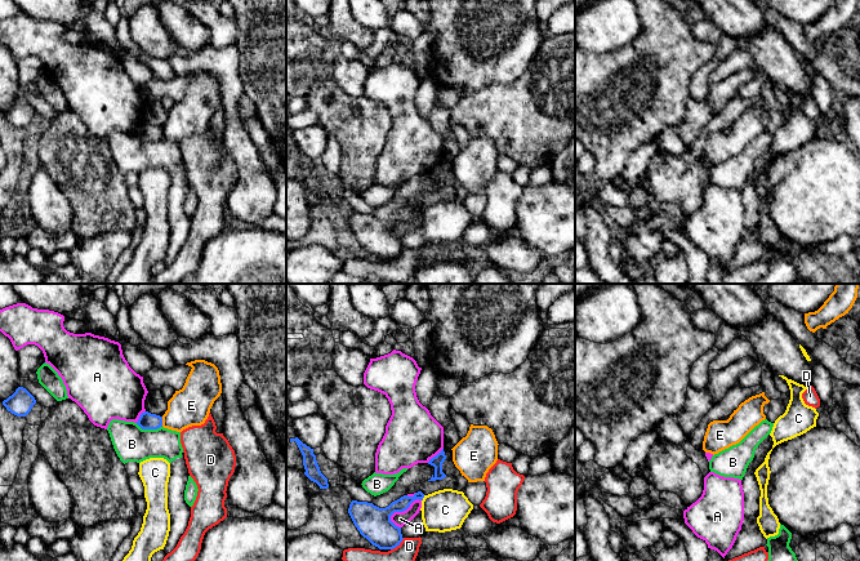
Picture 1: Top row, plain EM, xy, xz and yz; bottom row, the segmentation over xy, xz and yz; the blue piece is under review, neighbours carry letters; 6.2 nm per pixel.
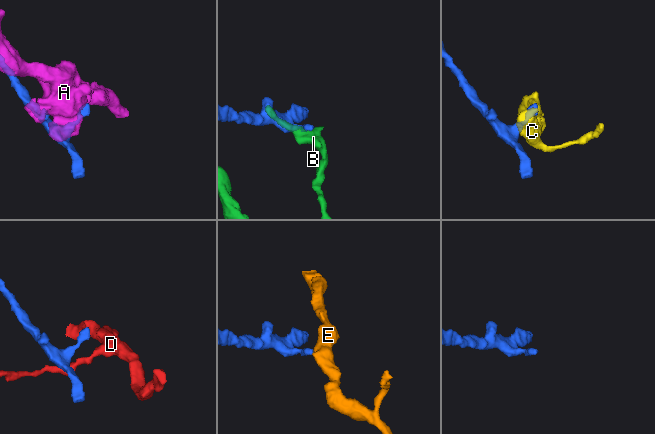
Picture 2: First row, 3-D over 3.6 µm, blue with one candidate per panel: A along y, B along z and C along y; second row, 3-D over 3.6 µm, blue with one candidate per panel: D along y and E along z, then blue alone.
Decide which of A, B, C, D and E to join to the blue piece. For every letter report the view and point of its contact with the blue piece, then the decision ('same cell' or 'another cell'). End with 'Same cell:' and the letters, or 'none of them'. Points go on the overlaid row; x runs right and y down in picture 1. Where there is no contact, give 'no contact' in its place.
A: contact xz (404, 510); another cell
B: contact xy (148, 428); another cell
C: contact xz (423, 497); another cell
D: contact xz (397, 544); another cell
E: contact xy (161, 422); another cell
Same cell: none of them

